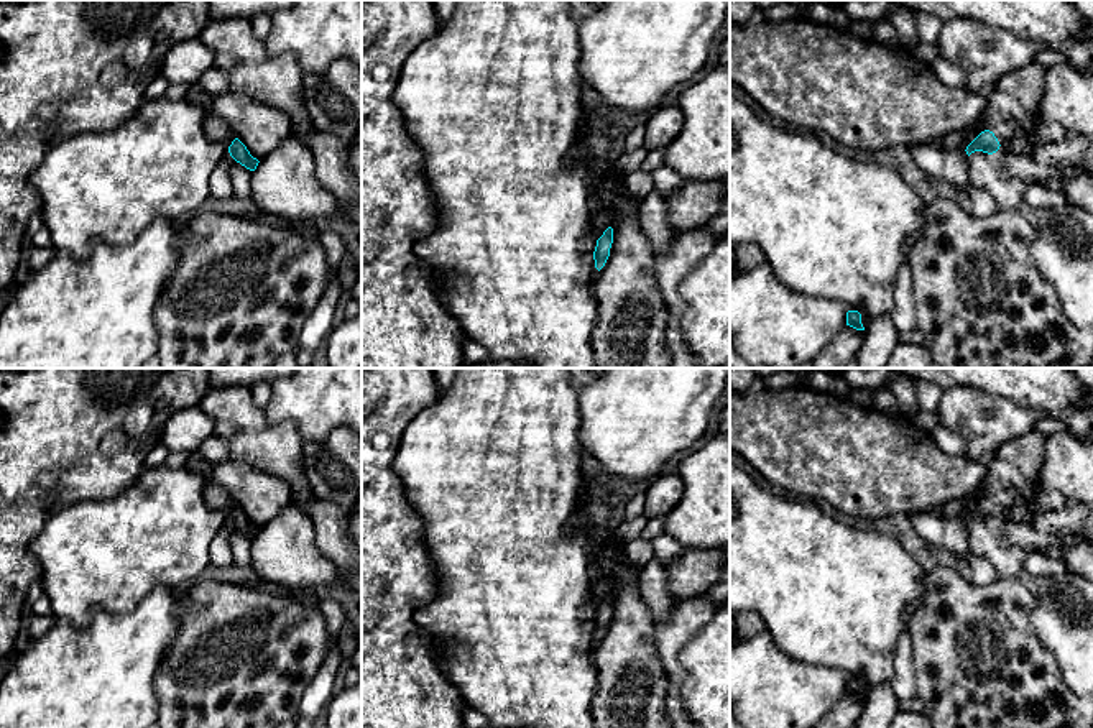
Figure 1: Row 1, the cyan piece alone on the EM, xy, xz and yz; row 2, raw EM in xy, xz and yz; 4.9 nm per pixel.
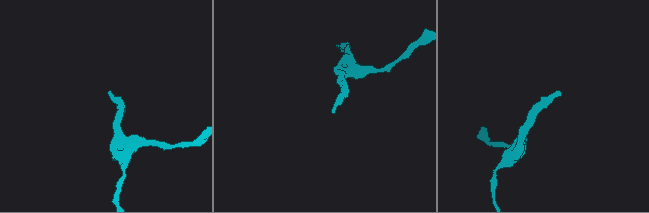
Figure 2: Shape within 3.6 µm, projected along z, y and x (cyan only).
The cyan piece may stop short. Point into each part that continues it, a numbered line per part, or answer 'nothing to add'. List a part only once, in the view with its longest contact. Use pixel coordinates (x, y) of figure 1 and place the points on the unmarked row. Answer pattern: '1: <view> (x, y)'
1: yz (1014, 474)

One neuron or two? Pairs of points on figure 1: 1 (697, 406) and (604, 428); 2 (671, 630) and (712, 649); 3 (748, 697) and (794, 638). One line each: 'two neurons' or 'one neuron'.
1: one neuron
2: two neurons
3: two neurons

